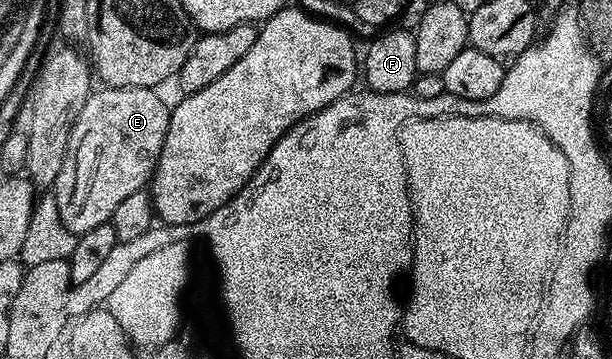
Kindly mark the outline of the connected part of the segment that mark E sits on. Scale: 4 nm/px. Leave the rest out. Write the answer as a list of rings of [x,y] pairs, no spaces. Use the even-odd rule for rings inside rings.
[[[102,86],[100,90],[97,89],[92,92],[89,100],[83,106],[83,111],[79,113],[78,120],[75,121],[73,131],[70,133],[69,144],[66,147],[66,155],[63,157],[62,169],[59,170],[57,182],[51,188],[52,194],[57,198],[59,217],[62,219],[63,225],[76,236],[87,233],[89,229],[93,229],[97,225],[110,222],[115,213],[115,208],[131,193],[142,190],[152,180],[153,170],[157,168],[157,162],[159,161],[159,153],[163,149],[163,137],[167,137],[170,108],[168,106],[165,107],[164,101],[157,96],[158,92],[154,88]]]

